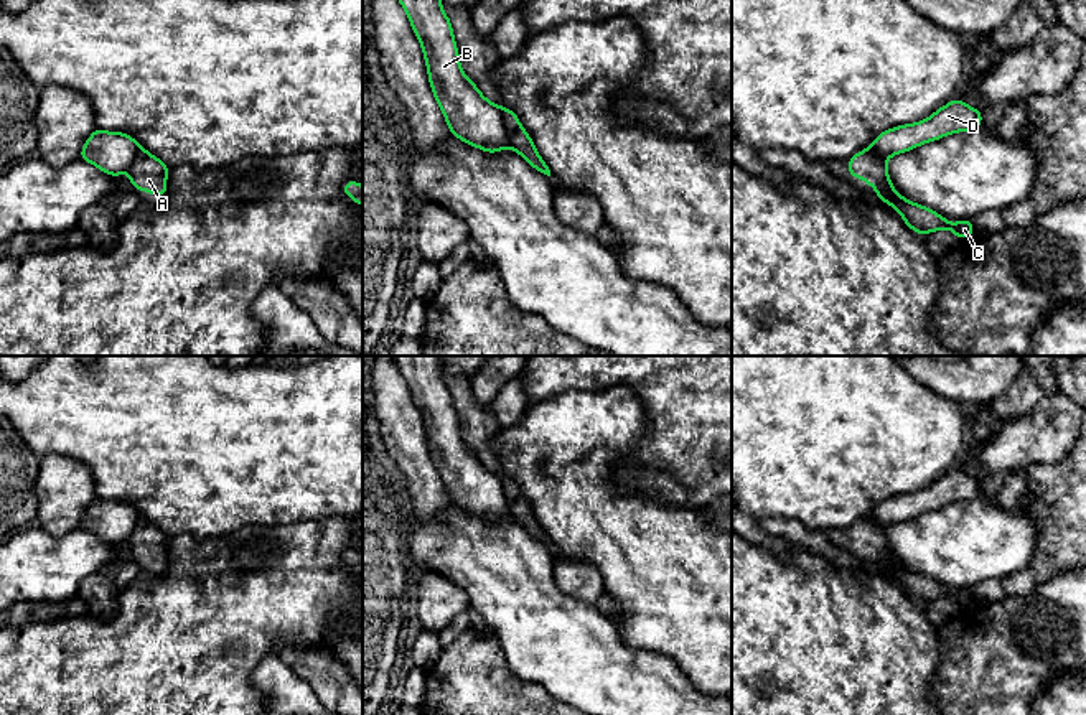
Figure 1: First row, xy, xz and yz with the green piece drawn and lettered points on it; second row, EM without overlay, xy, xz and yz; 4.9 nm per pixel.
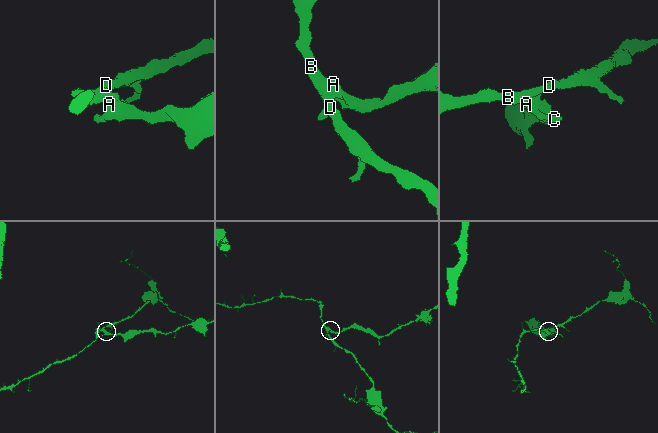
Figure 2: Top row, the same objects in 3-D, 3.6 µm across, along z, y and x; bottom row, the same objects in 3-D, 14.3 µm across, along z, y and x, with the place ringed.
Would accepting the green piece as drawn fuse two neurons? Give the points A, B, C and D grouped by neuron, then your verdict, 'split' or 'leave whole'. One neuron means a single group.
A C / B D; split

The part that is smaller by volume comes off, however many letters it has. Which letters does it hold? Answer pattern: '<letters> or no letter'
A, C

